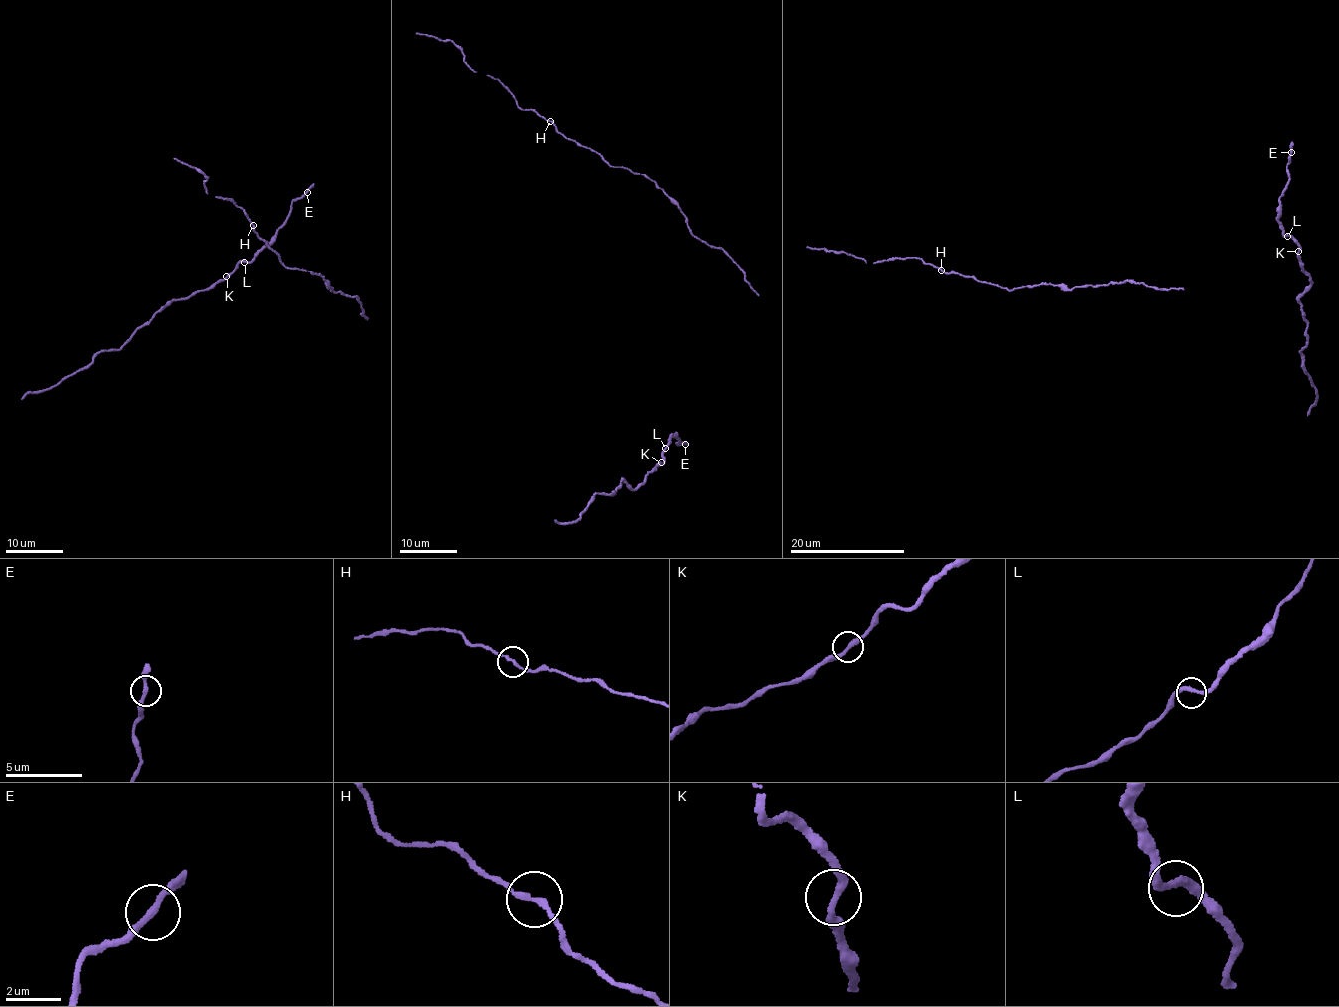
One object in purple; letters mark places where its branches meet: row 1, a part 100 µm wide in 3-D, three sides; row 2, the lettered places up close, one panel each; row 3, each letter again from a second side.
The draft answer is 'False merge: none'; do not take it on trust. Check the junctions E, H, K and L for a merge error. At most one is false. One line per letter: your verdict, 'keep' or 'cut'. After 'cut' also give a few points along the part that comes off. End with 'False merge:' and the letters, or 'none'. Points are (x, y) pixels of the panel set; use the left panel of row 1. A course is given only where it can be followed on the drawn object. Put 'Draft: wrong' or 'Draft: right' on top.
Draft: right
E: keep
H: keep
K: keep
L: keep
False merge: none

